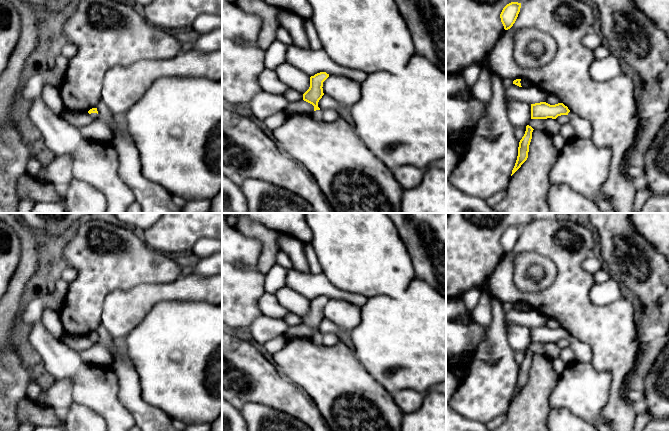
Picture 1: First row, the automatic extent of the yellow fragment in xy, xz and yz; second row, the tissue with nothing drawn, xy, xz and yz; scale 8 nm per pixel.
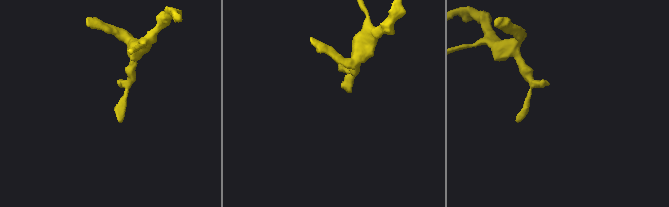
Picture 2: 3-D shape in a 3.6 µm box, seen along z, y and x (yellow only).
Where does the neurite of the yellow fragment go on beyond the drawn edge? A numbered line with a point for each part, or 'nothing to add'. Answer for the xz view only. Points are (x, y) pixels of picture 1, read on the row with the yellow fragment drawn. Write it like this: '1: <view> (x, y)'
1: xz (317, 114)

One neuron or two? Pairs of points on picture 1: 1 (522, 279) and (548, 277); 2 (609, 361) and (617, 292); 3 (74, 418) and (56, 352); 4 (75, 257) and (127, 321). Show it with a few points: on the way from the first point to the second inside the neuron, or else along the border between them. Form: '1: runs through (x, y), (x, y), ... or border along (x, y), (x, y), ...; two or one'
1: runs through (528, 284), (542, 283); one
2: border along (623, 295), (608, 304), (593, 304); two
3: border along (74, 401), (87, 406), (95, 413); two
4: border along (129, 289), (113, 290), (105, 298), (101, 319); two

